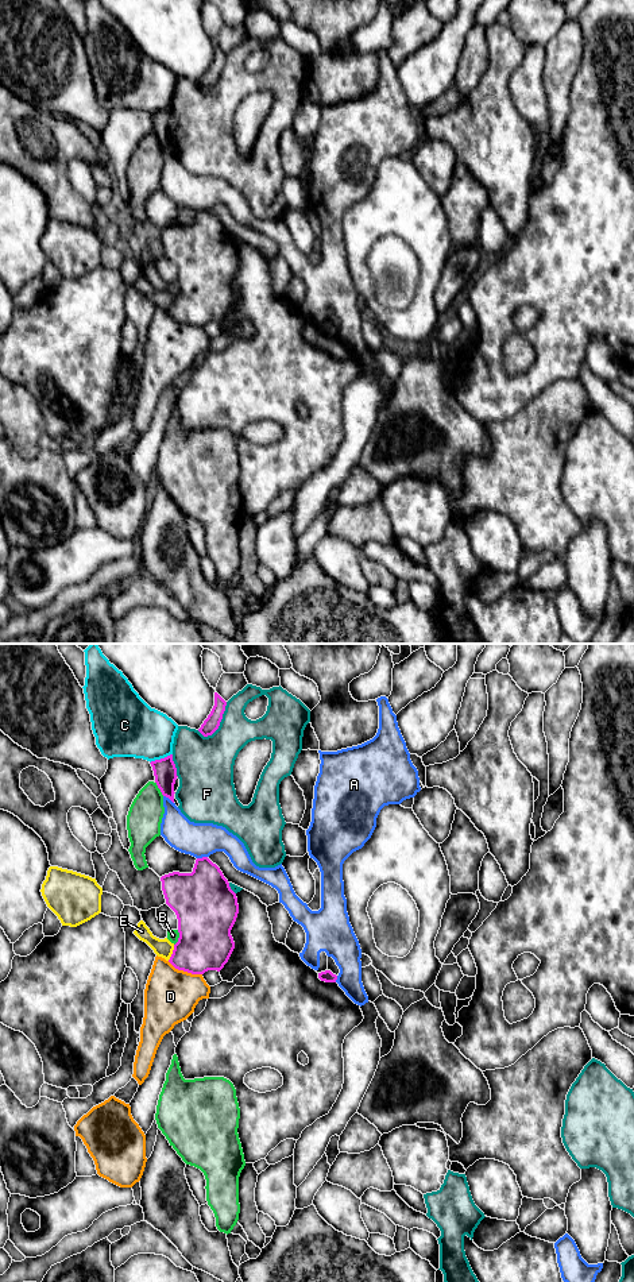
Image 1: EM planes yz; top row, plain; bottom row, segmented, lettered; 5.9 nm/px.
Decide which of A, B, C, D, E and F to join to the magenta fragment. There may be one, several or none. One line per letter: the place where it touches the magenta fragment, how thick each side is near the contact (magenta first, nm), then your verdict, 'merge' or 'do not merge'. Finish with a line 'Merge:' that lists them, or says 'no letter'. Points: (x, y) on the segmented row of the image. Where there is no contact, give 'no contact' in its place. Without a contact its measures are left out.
A: contact yz (169, 798); calibres 140 and 190 nm; do not merge
B: contact yz (178, 938); calibres 360 and 70 nm; do not merge
C: contact yz (161, 759); calibres 140 and 340 nm; do not merge
D: contact yz (185, 970); calibres 320 and 320 nm; do not merge
E: contact yz (173, 953); calibres 320 and 110 nm; do not merge
F: contact yz (220, 721); calibres 90 and 300 nm; do not merge
Merge: no letter

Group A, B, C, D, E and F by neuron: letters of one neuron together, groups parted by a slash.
A / B / C / D / E / F

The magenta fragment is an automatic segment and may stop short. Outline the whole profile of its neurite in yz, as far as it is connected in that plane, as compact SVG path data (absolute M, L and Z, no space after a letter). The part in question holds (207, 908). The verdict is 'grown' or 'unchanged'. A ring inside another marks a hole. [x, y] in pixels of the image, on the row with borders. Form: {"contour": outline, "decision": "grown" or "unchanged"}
{"contour": "M202 857L196 860L192 873L173 872L161 881L166 904L178 919L179 938L169 962L192 974L220 972L235 949L231 930L239 914L228 880Z", "decision": "unchanged"}

